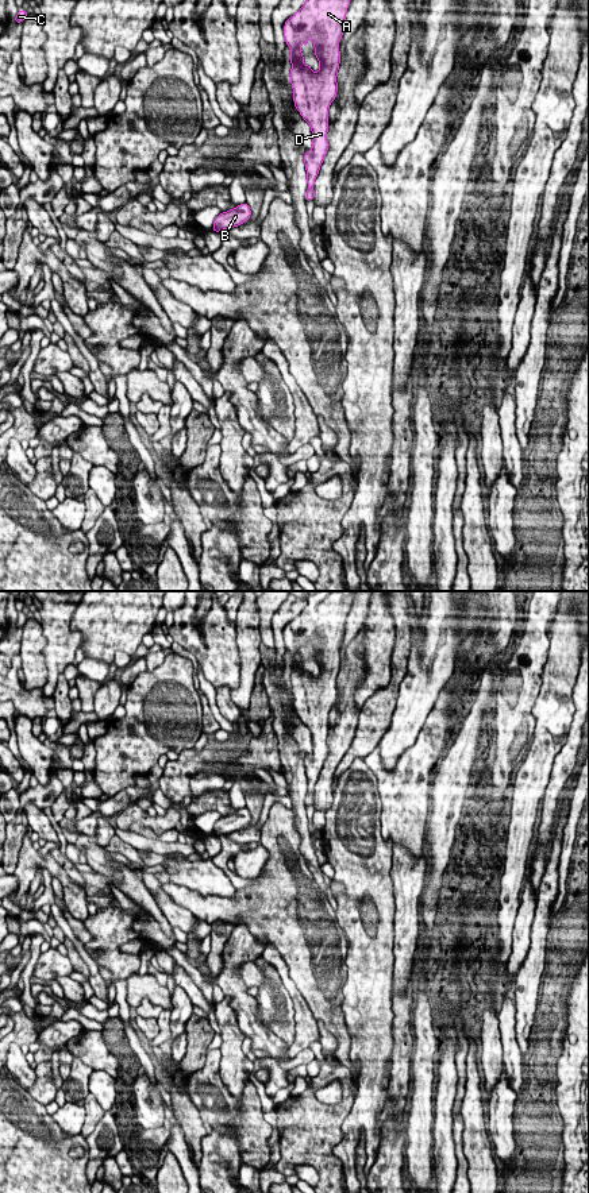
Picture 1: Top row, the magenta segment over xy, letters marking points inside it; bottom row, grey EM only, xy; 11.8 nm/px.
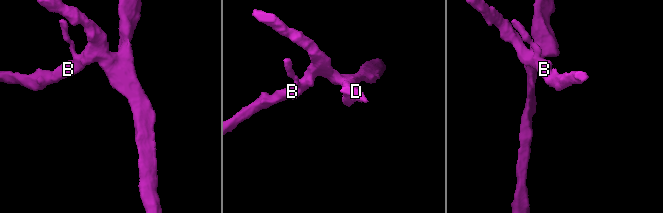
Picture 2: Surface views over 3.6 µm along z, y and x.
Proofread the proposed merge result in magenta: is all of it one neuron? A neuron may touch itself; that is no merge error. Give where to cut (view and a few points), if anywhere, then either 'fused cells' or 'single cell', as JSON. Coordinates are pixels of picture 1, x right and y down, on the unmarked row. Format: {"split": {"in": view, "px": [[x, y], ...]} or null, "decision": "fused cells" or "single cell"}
{"split": null, "decision": "single cell"}

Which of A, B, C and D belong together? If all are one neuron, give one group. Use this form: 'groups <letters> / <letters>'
groups A B C D

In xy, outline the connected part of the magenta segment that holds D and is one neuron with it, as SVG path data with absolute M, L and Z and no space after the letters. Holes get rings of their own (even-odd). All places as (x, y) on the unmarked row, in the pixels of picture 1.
M319 591L309 595L304 610L284 629L290 653L290 688L296 714L312 736L312 754L305 756L307 804L315 803L315 784L328 754L328 714L336 703L336 680L340 668L339 646L355 591ZM312 645L319 676L304 668L300 650Z

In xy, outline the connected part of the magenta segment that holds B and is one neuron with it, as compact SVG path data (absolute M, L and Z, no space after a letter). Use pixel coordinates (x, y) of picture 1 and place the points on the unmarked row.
M247 807L239 808L235 814L222 816L215 825L212 835L220 837L231 834L247 826L251 821L251 814Z

